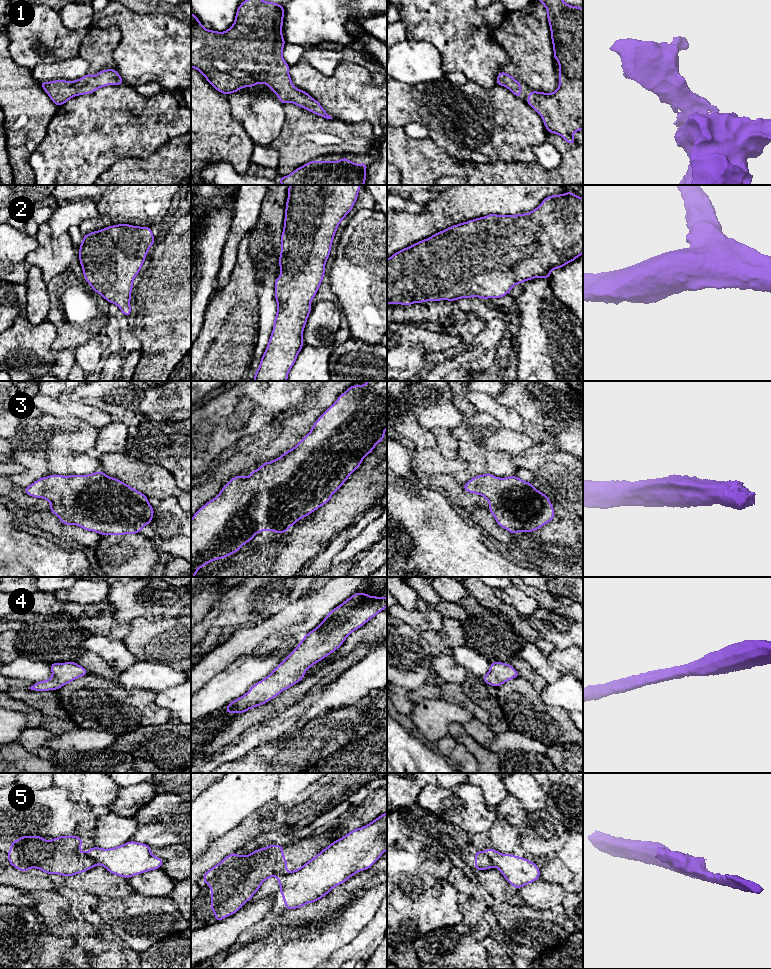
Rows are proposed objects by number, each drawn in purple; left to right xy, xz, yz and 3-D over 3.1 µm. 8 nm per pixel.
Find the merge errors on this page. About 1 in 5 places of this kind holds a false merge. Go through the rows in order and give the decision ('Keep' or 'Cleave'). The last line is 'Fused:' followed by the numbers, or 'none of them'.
1: Keep
2: Keep
3: Keep
4: Keep
5: Cleave
Fused: 5

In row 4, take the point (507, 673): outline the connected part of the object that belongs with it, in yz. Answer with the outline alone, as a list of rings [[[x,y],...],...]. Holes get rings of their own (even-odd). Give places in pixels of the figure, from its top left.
[[[492,662],[490,663],[489,672],[482,677],[482,680],[489,685],[498,687],[517,677],[519,677],[519,673],[511,664]]]

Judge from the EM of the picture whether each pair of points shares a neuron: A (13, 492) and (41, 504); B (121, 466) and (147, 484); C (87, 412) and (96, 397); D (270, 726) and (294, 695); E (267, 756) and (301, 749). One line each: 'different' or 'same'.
A: same
B: same
C: different
D: different
E: same

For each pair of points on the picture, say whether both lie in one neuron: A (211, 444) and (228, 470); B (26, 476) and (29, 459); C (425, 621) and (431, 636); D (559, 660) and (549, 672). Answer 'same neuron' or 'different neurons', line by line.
A: different neurons
B: same neuron
C: different neurons
D: different neurons

